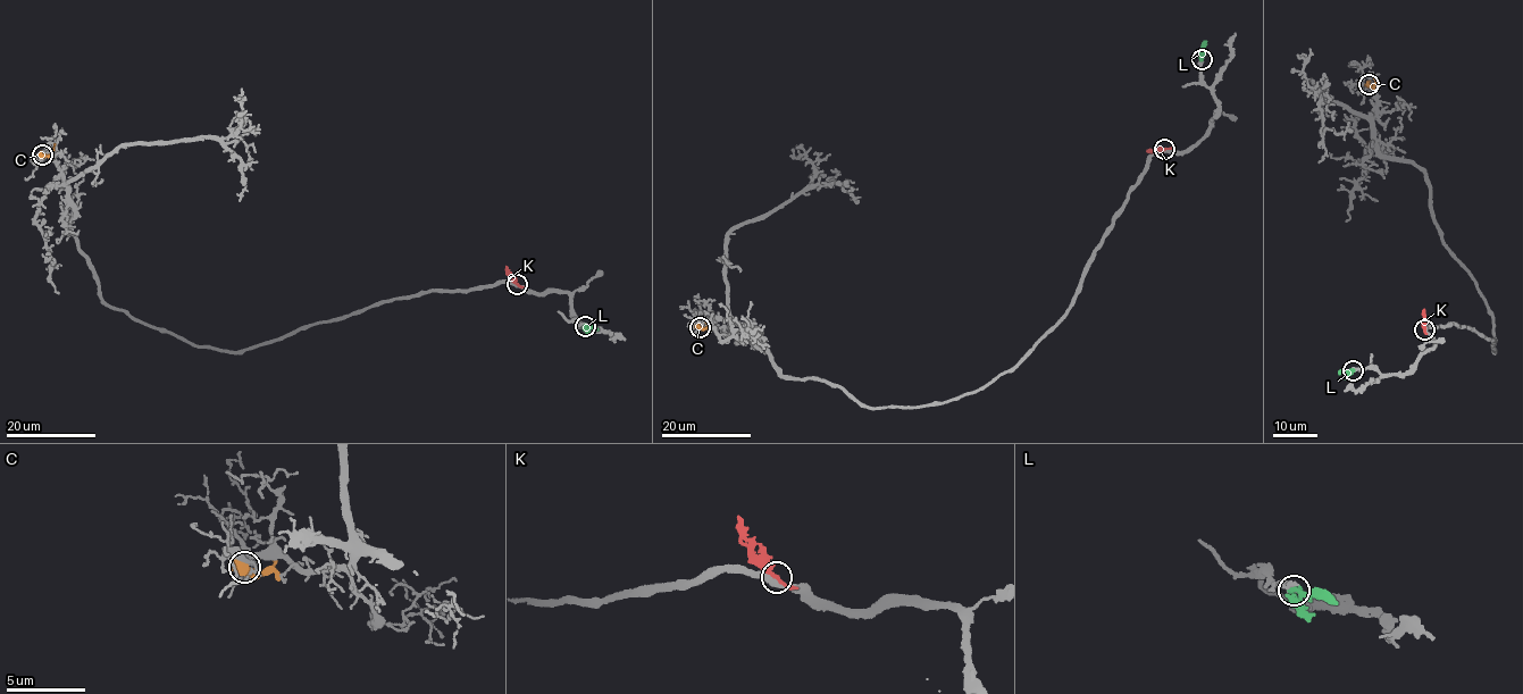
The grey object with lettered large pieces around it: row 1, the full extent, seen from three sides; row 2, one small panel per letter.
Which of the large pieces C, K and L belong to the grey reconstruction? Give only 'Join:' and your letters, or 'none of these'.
Join: L

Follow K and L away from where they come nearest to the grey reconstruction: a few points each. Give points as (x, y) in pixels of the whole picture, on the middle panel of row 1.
K: (1163, 149), (1146, 151)
L: (1202, 58), (1206, 41)

